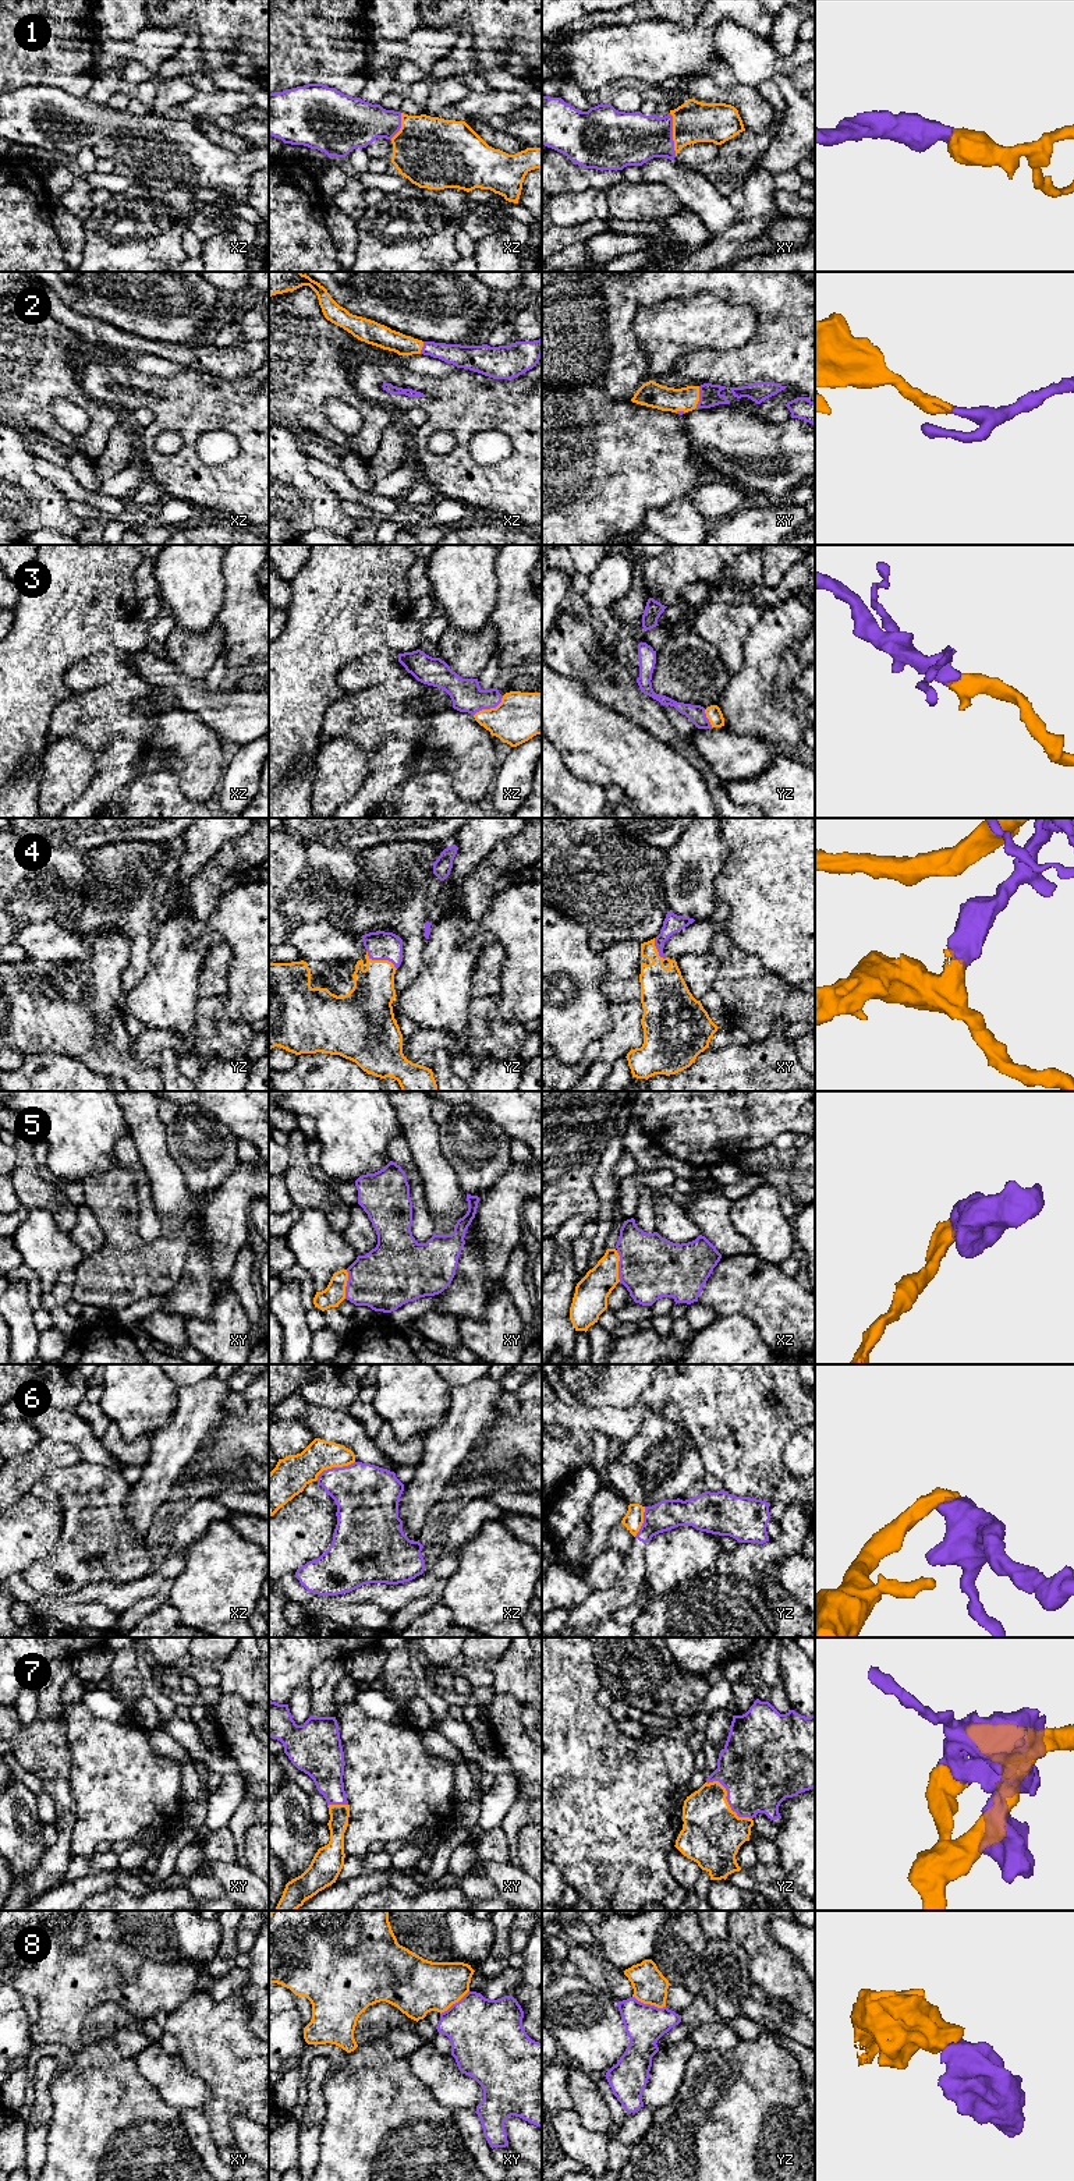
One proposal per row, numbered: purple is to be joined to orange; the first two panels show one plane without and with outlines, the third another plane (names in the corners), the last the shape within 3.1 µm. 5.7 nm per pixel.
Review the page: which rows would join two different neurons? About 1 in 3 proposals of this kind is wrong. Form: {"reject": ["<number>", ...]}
{"reject": ["5", "6", "8"]}

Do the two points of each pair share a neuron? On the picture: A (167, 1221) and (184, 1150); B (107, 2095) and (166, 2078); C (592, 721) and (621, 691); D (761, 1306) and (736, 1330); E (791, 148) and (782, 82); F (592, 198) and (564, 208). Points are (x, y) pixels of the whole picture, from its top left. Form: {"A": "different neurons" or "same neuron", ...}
{"A": "different neurons", "B": "different neurons", "C": "different neurons", "D": "different neurons", "E": "same neuron", "F": "same neuron"}

